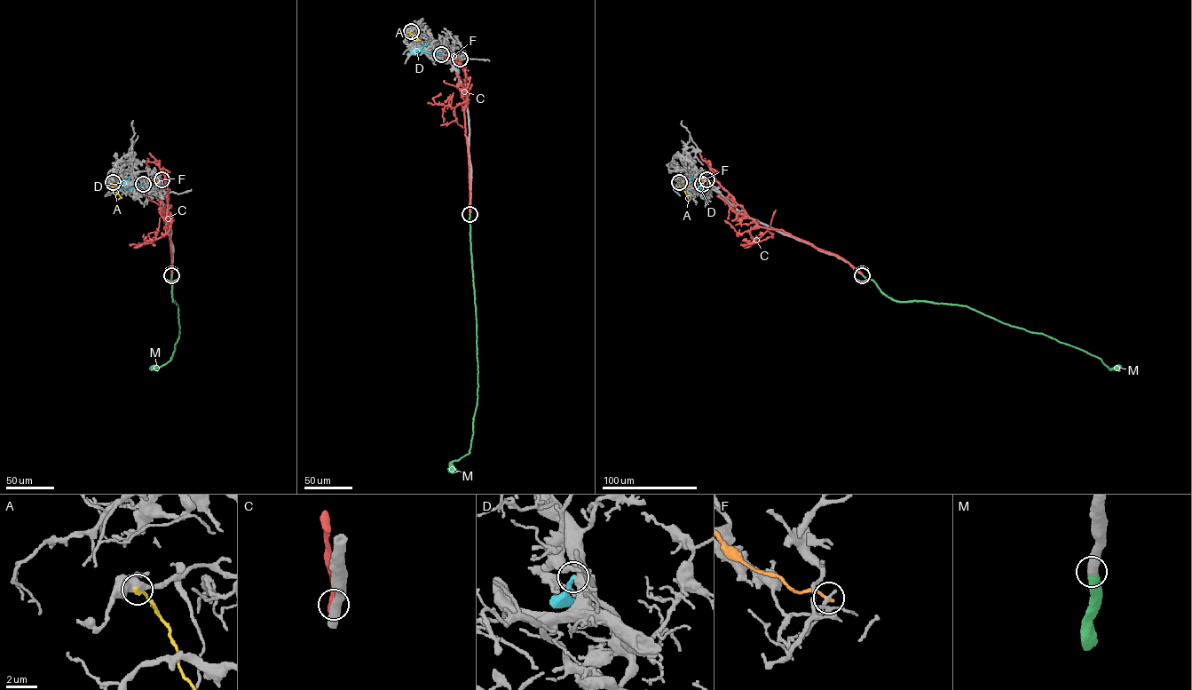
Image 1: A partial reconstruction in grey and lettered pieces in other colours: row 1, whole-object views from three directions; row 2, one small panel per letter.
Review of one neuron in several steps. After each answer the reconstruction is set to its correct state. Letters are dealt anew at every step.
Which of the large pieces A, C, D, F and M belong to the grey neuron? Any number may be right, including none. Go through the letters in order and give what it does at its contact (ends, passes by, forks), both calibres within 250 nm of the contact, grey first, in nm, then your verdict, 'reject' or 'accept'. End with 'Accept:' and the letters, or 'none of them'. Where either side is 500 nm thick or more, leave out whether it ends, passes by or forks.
A: 500/320 nm | reject
C: 480/600 nm | reject
D: 750/280 nm | reject
F: it ends | 240/220 nm | reject
M: 550/600 nm | accept
Accept: M

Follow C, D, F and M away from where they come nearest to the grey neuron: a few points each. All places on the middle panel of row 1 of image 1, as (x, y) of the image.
C: (469, 214), (465, 106), (461, 98), (466, 87), (466, 75), (459, 63), (446, 58), (447, 60)
D: (441, 54), (434, 55), (419, 49), (427, 43)
F: (460, 59), (449, 53)
M: (469, 215), (477, 403), (469, 453), (451, 463), (456, 471)

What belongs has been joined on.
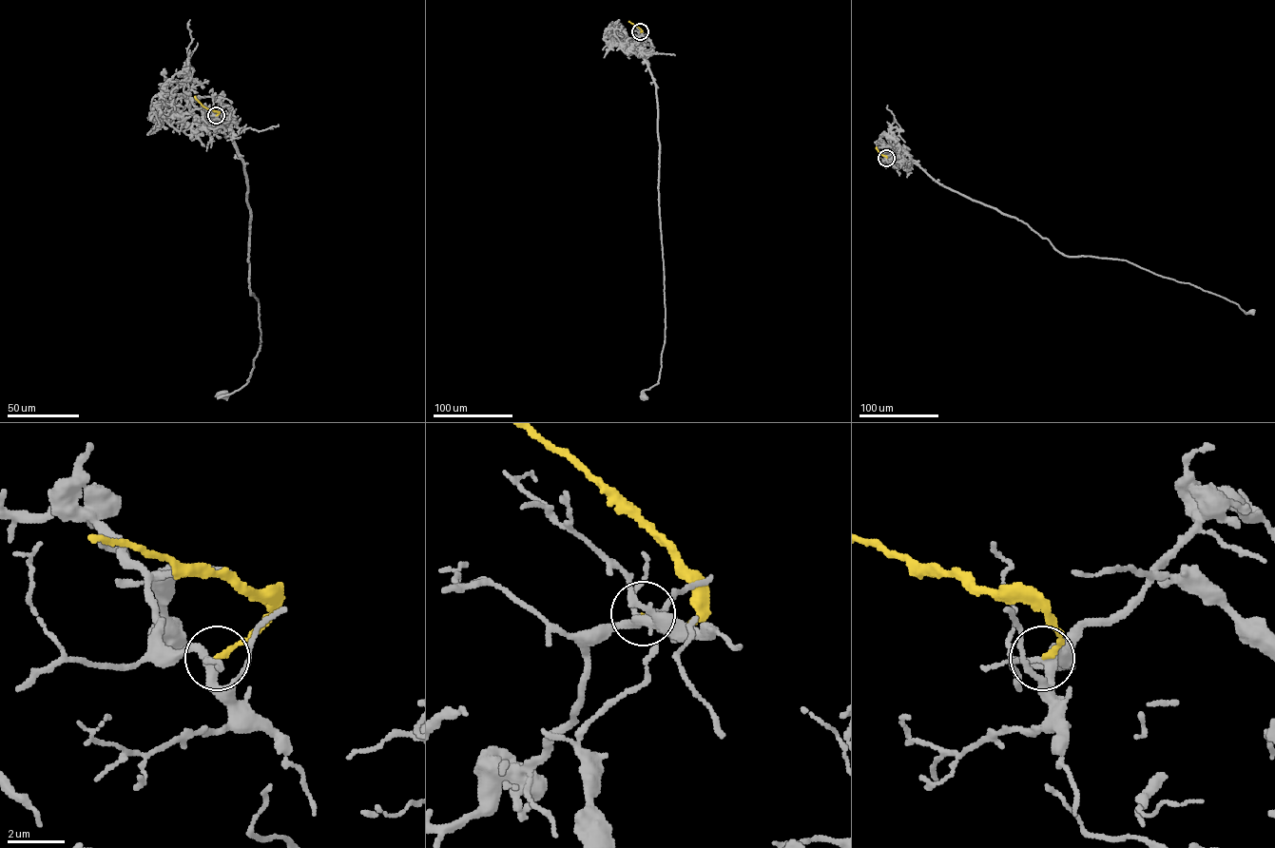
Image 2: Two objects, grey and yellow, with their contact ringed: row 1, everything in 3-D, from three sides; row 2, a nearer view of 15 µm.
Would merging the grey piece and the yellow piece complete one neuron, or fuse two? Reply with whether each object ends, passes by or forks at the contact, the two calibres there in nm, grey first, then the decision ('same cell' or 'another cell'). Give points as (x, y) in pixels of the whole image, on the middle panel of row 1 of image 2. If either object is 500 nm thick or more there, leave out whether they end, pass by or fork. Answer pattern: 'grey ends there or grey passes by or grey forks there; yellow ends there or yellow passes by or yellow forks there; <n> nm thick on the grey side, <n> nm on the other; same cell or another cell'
grey forks there; yellow ends there; 260 nm thick on the grey side, 170 nm on the other; another cell

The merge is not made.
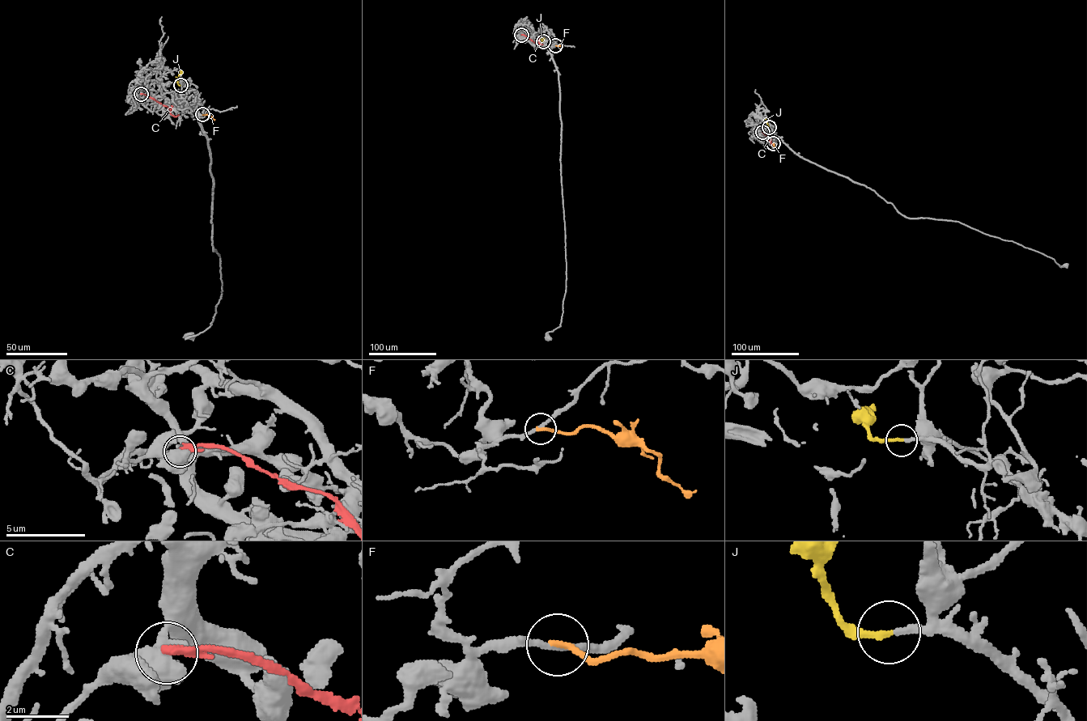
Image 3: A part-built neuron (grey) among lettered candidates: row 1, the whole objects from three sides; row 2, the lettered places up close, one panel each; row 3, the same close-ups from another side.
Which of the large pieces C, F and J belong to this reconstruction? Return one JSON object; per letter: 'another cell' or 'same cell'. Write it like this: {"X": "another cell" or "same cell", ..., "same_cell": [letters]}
{"C": "another cell", "F": "another cell", "J": "same cell", "same_cell": ["J"]}

